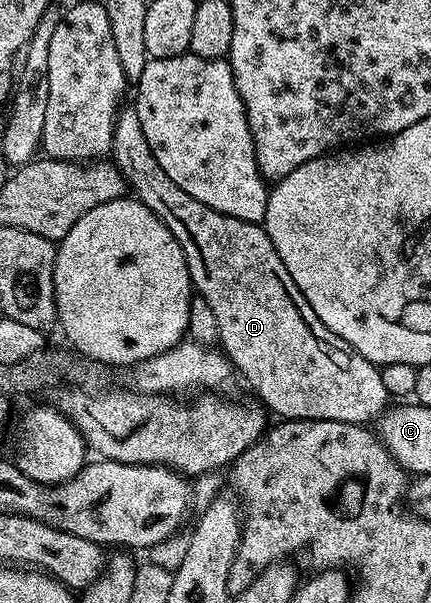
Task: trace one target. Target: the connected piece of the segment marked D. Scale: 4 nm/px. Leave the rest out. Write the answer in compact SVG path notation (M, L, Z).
M120 106L119 113L115 117L110 158L113 160L116 169L123 175L123 182L129 188L130 194L139 202L144 203L163 222L165 229L169 229L169 233L173 233L173 237L177 237L177 245L181 245L181 253L185 253L185 265L189 265L191 286L197 292L198 298L203 299L205 305L209 305L209 309L213 309L213 314L217 320L217 333L219 334L218 346L223 354L230 359L232 368L238 374L240 371L243 374L244 381L255 390L256 397L260 399L256 400L272 416L279 415L275 417L283 421L289 419L328 419L329 421L345 421L346 423L360 425L367 425L378 420L379 416L389 406L389 396L385 385L381 382L379 367L370 363L365 357L361 357L361 353L352 351L349 344L341 341L341 337L337 337L337 333L330 331L319 320L317 313L313 313L309 301L305 301L305 297L297 289L293 277L289 277L289 269L285 269L277 249L273 249L273 241L269 241L267 230L264 227L257 223L241 221L237 217L229 217L225 213L217 213L217 209L209 209L209 205L201 205L201 201L197 201L197 197L189 197L189 193L185 193L185 189L181 189L181 185L173 185L173 181L169 181L169 177L165 177L165 169L161 169L161 165L157 165L157 157L153 157L153 149L149 149L149 141L145 141L145 132L141 130L141 117L137 117L134 106Z

